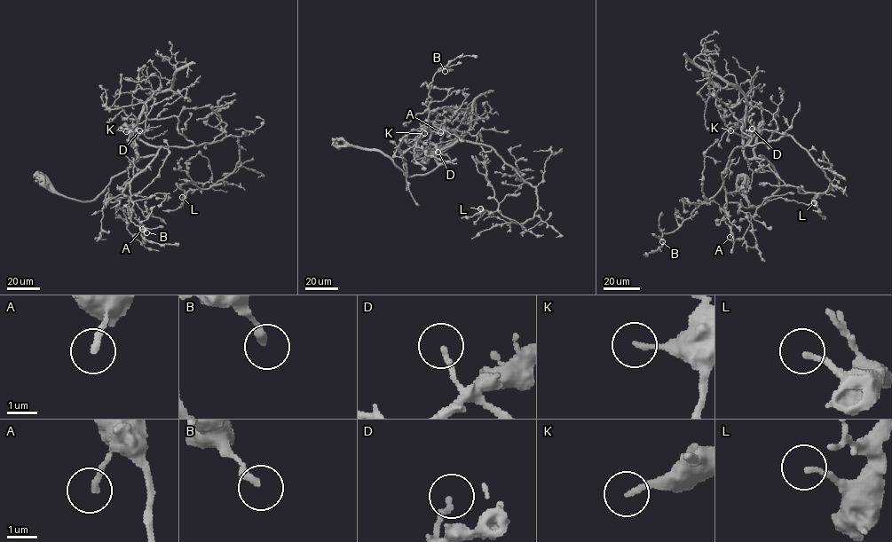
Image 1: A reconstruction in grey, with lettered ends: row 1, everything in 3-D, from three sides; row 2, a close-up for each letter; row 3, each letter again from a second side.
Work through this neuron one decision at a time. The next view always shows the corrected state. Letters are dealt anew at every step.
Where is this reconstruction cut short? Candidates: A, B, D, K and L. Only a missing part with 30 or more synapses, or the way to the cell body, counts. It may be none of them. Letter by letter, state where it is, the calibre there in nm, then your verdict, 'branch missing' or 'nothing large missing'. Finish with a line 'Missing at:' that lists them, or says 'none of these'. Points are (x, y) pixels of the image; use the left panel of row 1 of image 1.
A: at (142, 229); 200 nm thick; nothing large missing
B: at (146, 232); 260 nm thick; nothing large missing
D: at (139, 130); 170 nm thick; nothing large missing
K: at (126, 131); 170 nm thick; nothing large missing
L: at (182, 197); 180 nm thick; nothing large missing
Missing at: none of these

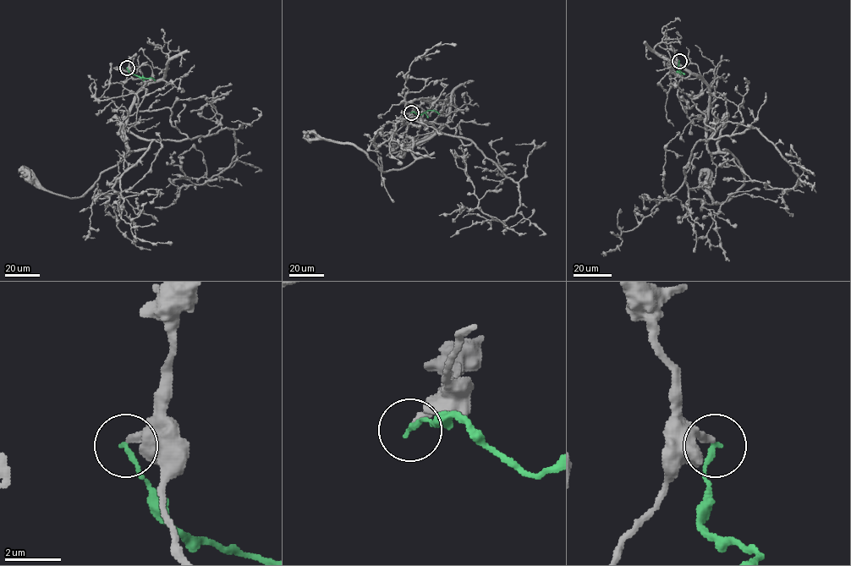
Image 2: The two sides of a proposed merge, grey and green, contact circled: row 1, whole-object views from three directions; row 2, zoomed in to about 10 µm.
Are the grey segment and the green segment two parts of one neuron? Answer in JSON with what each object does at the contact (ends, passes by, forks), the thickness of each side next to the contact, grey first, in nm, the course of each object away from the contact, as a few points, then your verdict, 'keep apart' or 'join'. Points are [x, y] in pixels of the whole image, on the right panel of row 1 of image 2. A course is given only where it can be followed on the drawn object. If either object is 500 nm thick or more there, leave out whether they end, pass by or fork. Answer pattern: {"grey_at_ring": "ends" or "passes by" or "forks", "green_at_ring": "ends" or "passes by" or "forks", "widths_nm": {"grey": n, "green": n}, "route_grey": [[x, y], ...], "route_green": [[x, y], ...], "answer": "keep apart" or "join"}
{"grey_at_ring": "ends", "green_at_ring": "ends", "widths_nm": {"grey": 240, "green": 180}, "route_grey": [[678, 61], [678, 95], [743, 184], [715, 204], [700, 173]], "route_green": [[678, 61], [678, 66], [682, 68], [677, 72], [681, 74]], "answer": "keep apart"}

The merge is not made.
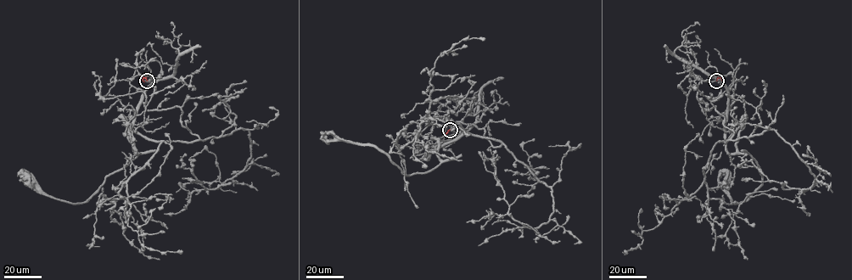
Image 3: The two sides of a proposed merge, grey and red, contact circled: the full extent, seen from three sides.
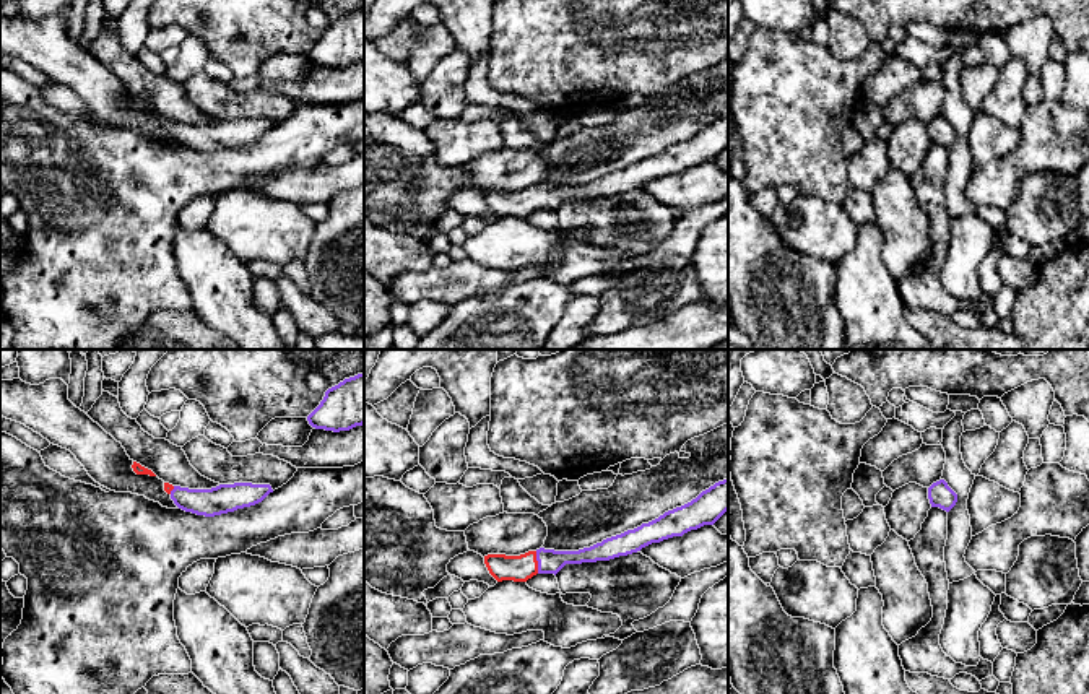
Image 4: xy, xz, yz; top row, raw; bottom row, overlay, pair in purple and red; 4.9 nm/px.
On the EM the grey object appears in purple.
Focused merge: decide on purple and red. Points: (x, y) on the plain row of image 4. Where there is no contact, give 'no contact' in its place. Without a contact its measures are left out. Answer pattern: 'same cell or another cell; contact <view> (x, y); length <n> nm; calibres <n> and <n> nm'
same cell; contact xz (538, 199); length 110 nm; calibres 120 and 130 nm

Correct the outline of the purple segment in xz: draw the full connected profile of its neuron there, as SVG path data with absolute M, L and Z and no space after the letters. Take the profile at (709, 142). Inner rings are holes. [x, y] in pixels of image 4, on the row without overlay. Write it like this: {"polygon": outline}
{"polygon": "M728 115L702 127L691 138L665 148L634 166L611 172L579 187L540 184L520 192L488 190L484 200L497 216L527 218L536 210L558 210L566 200L610 197L673 172L683 172L704 161L714 161L728 146Z"}

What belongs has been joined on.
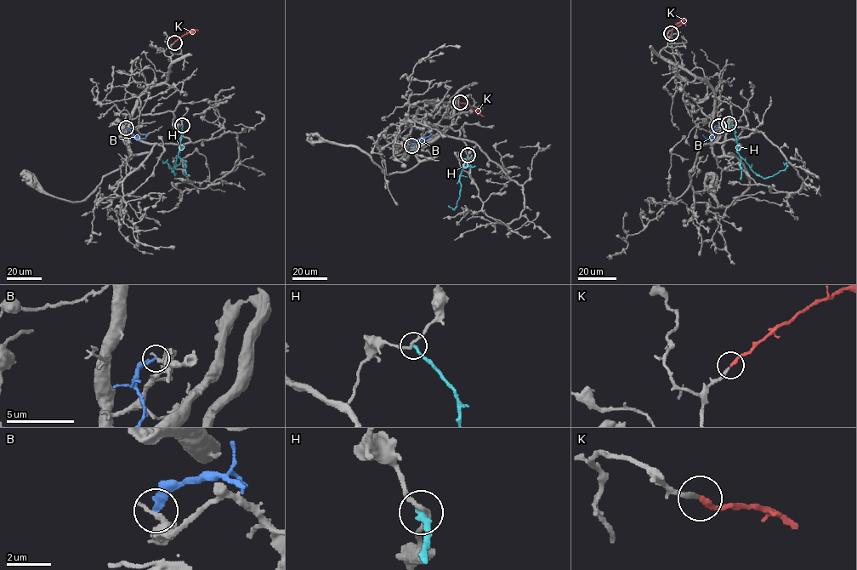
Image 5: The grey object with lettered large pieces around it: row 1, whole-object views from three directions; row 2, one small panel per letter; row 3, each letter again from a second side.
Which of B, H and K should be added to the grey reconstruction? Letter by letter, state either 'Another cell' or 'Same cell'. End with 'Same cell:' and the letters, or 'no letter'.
B: Another cell
H: Another cell
K: Same cell
Same cell: K

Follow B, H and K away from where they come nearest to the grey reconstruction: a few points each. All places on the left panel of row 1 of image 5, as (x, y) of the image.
B: (126, 128), (135, 138), (144, 139), (147, 135)
H: (182, 125), (175, 175), (163, 161)
K: (173, 42), (193, 30), (197, 31)

